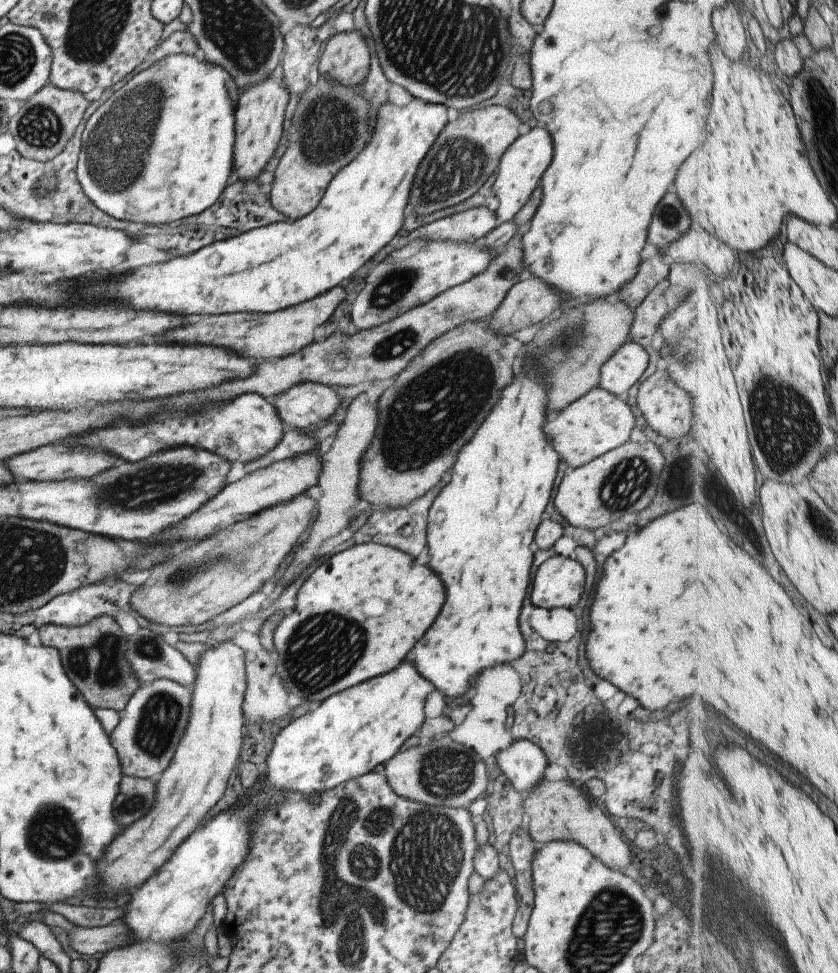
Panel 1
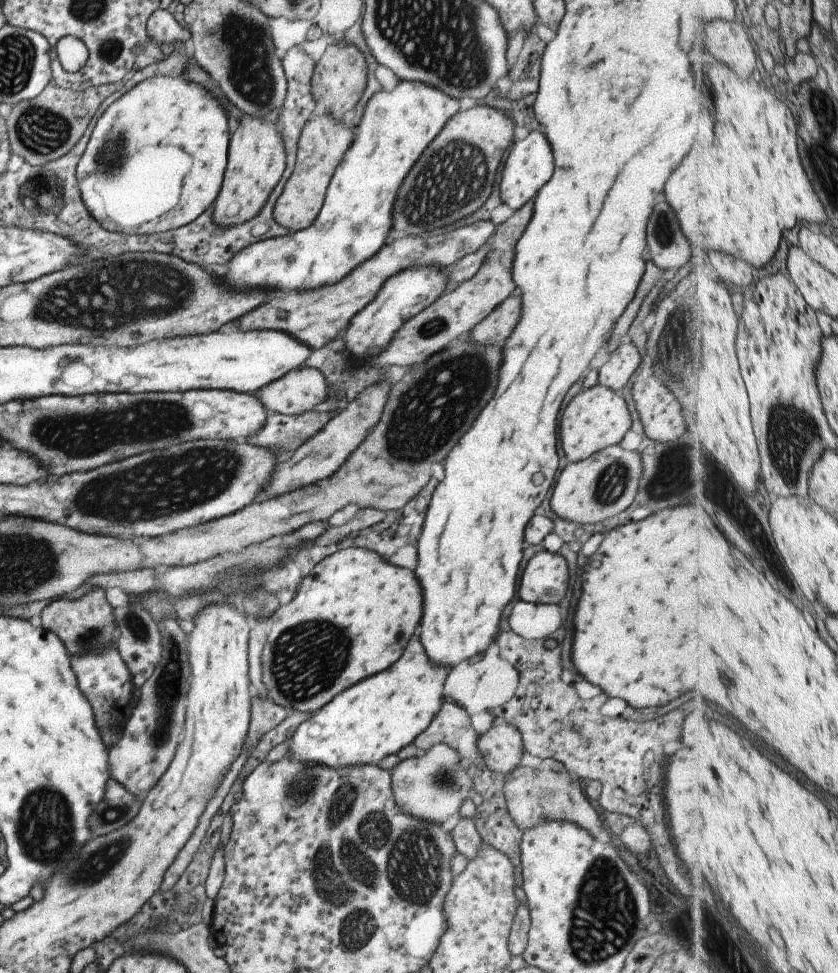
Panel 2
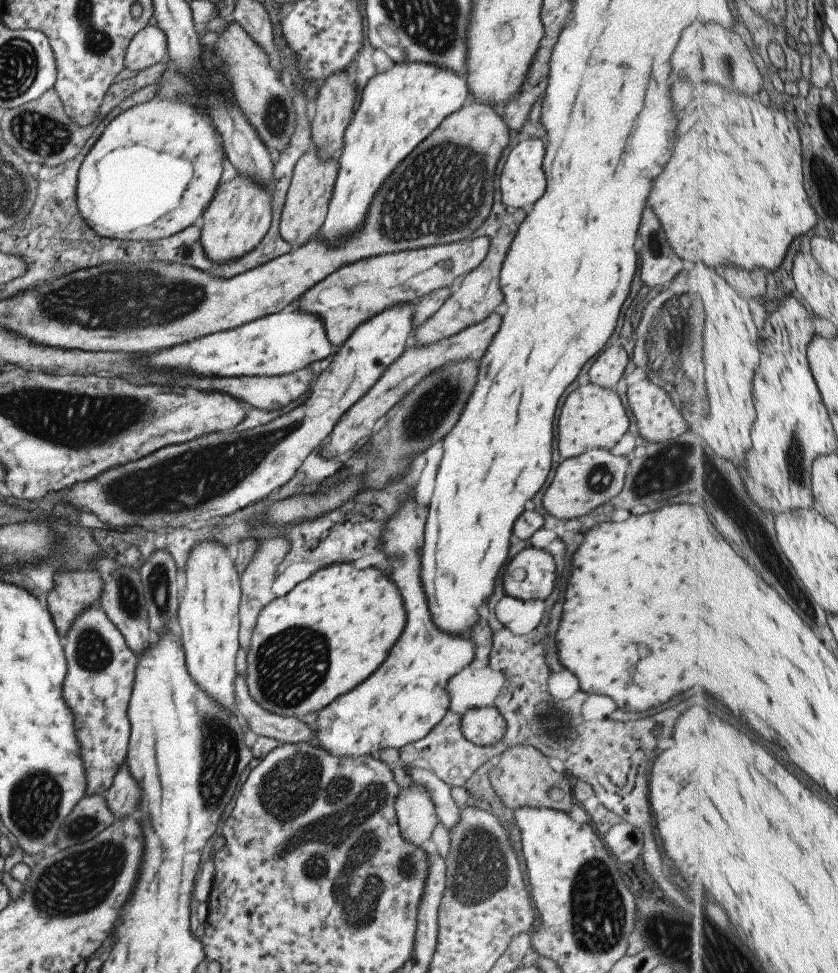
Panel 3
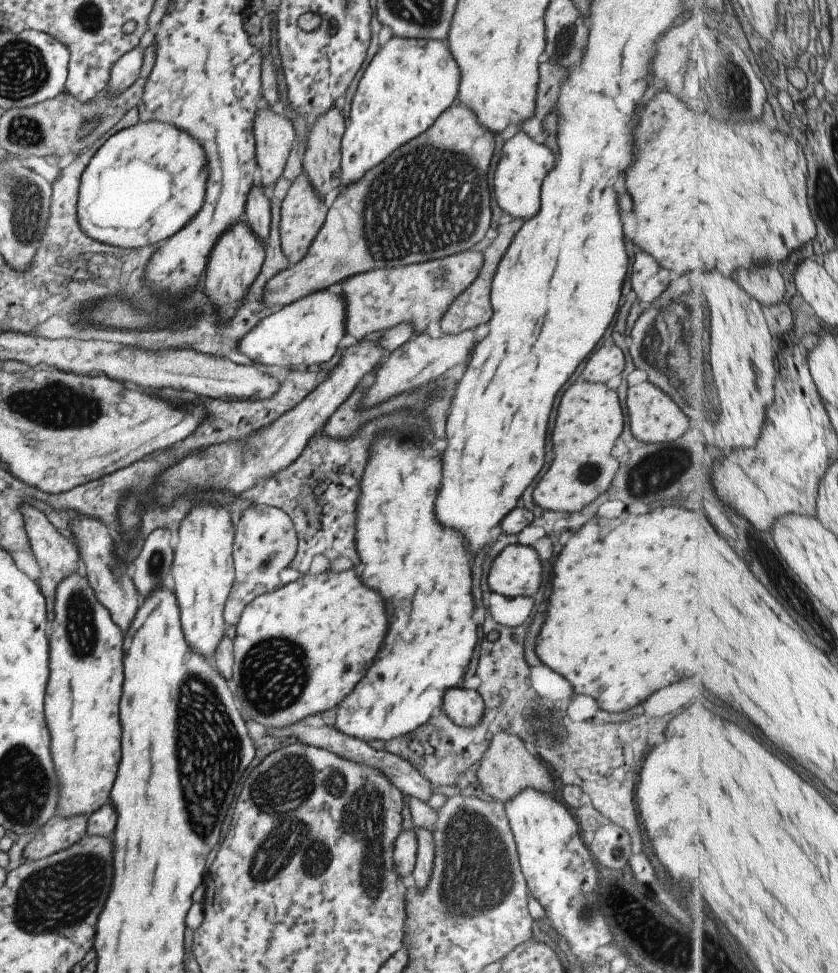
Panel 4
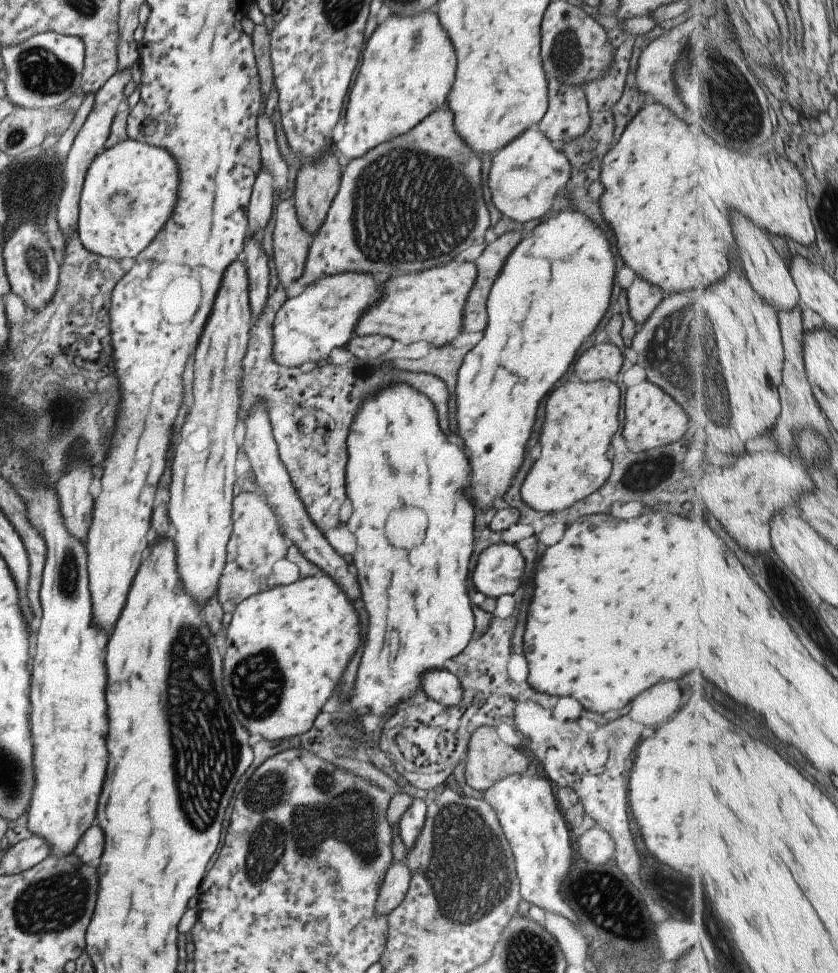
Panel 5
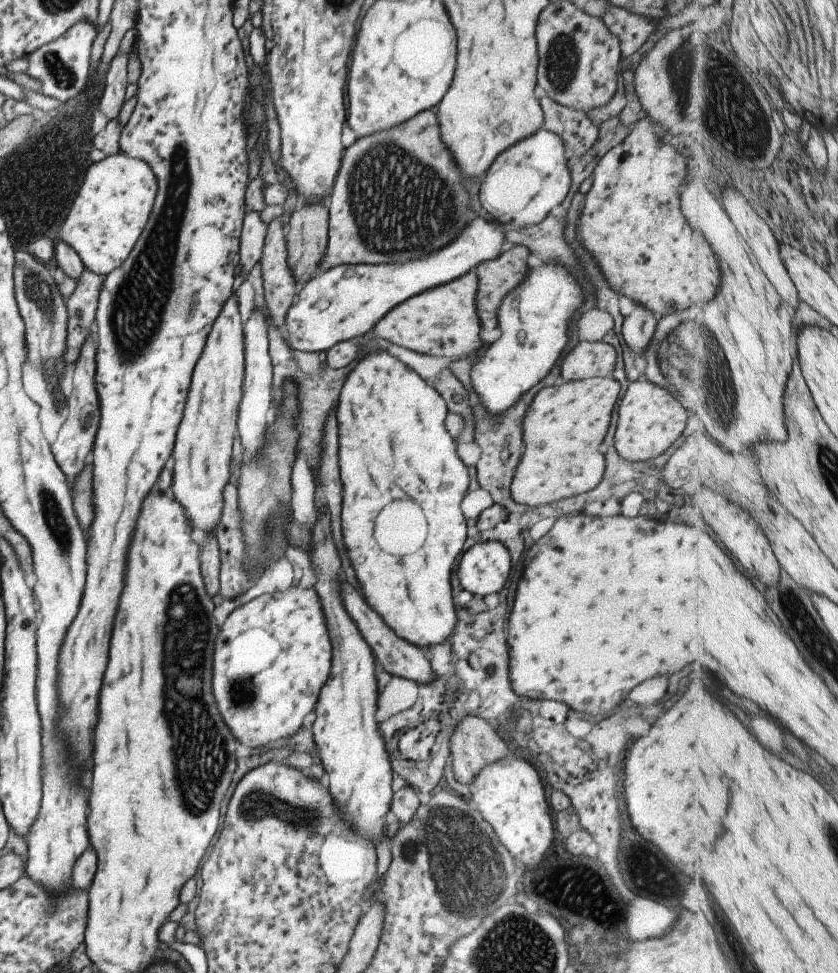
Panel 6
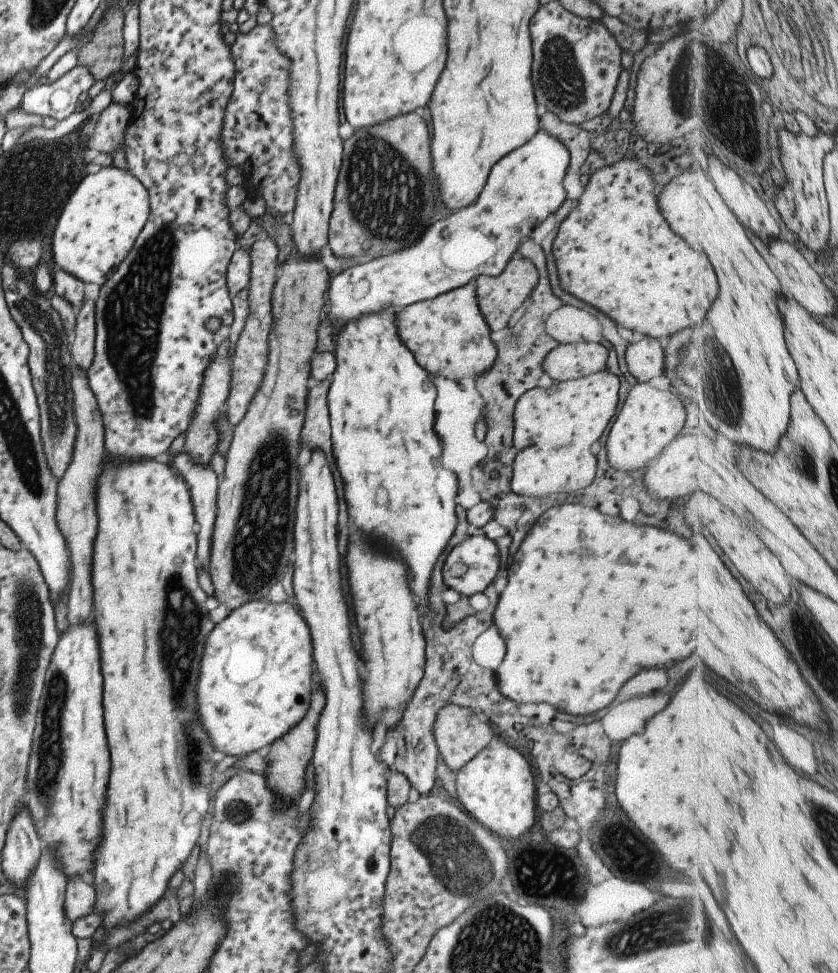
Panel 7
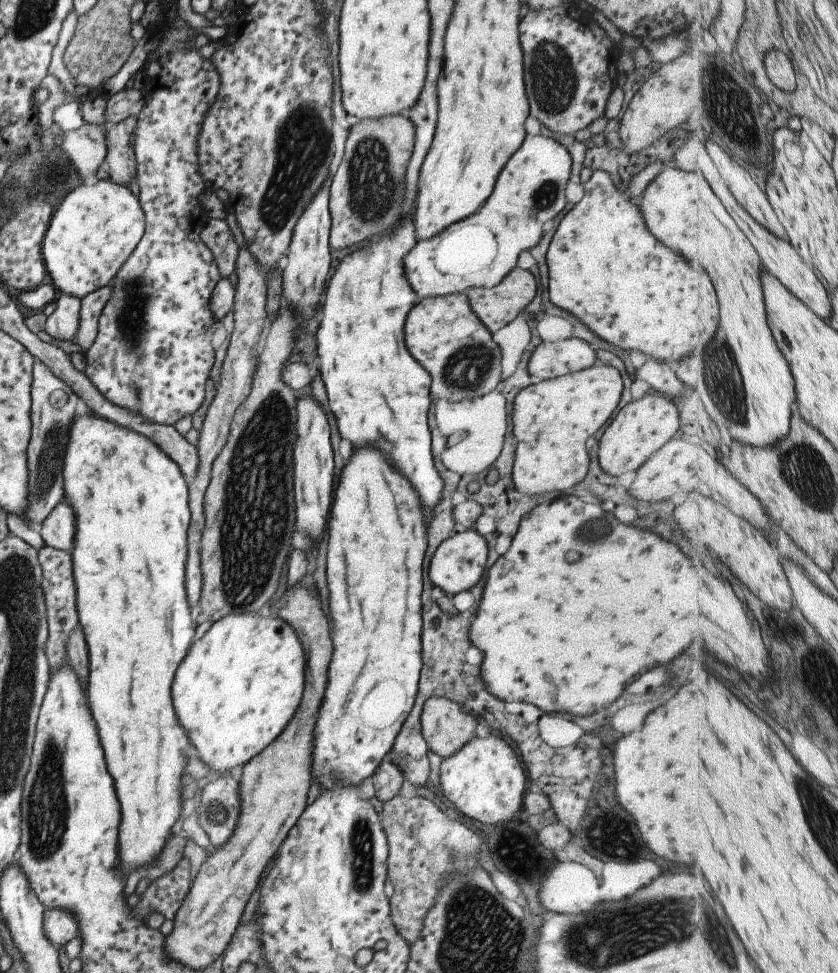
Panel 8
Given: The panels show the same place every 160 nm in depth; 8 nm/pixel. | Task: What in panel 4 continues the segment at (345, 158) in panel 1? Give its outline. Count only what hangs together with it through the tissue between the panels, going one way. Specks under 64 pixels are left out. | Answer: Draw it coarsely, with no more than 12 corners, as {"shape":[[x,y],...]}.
{"shape":[[301,172],[280,204],[280,249],[296,265],[323,224],[319,199]]}

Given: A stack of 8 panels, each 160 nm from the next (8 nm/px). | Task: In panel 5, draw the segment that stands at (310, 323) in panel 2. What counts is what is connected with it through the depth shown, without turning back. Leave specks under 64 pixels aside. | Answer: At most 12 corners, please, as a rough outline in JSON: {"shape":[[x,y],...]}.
{"shape":[[473,262],[389,278],[353,335],[441,349],[463,332]]}

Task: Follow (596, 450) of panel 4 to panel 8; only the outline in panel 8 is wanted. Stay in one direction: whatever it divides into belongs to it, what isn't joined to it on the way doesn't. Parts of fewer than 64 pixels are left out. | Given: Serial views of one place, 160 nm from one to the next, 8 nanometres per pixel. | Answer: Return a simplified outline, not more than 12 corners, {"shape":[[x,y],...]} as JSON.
{"shape":[[591,366],[512,400],[512,483],[527,496],[587,472],[585,440],[621,392]]}

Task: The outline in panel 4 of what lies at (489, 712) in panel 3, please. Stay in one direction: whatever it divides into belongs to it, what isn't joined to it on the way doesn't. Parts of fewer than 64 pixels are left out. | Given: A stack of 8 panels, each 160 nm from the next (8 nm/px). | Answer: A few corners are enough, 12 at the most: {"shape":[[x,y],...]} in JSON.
{"shape":[[446,688],[440,710],[456,725],[482,717],[477,691]]}

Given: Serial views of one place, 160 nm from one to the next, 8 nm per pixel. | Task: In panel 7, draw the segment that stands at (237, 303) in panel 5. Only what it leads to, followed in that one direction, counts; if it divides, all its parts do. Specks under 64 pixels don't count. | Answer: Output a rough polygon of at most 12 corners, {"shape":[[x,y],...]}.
{"shape":[[224,345],[204,370],[184,450],[208,465],[229,390]]}

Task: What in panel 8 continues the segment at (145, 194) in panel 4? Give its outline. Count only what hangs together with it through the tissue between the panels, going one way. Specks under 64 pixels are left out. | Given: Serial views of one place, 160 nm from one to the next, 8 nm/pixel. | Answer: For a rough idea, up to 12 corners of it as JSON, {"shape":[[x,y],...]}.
{"shape":[[81,184],[41,241],[47,280],[83,298],[111,284],[144,231],[138,198]]}

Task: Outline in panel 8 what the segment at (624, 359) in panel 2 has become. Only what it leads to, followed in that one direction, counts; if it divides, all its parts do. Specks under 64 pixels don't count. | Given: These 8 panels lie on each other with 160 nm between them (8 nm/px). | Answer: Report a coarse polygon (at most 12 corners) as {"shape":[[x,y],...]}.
{"shape":[[577,337],[541,341],[529,376],[554,379],[591,366],[595,351]]}

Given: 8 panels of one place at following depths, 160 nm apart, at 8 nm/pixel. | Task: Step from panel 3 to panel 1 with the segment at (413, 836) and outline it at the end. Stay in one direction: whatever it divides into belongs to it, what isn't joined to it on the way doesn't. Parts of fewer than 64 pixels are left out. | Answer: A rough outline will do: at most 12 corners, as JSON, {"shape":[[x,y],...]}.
{"shape":[[448,734],[397,751],[382,774],[397,796],[465,809],[486,766]]}

